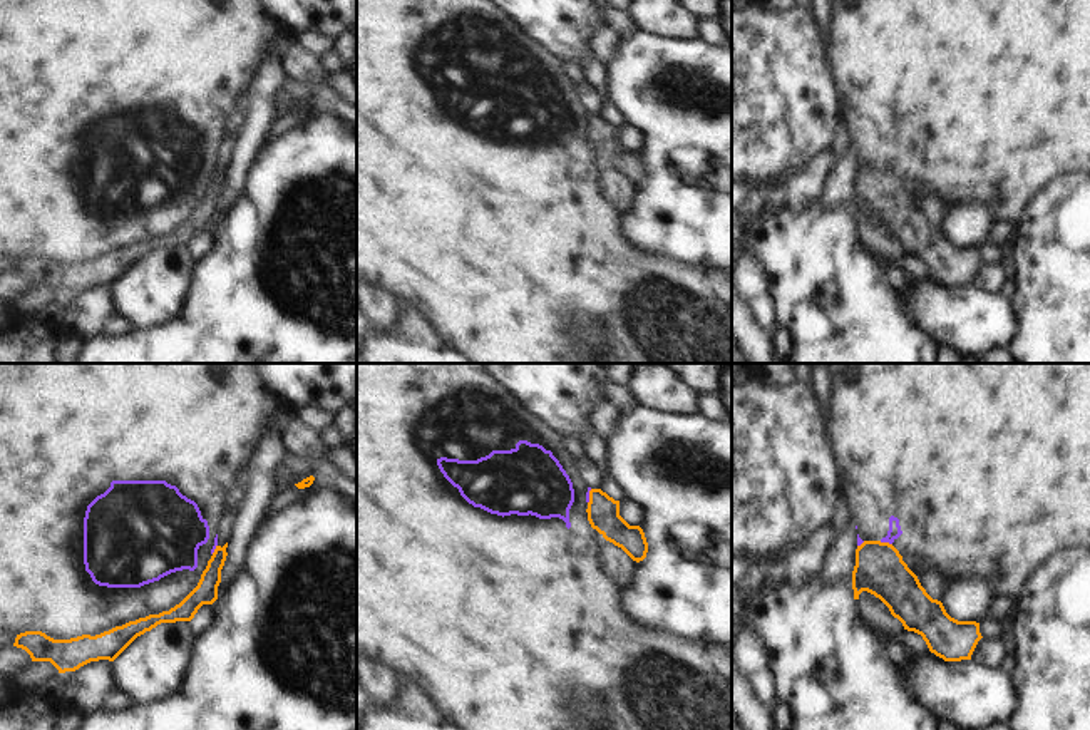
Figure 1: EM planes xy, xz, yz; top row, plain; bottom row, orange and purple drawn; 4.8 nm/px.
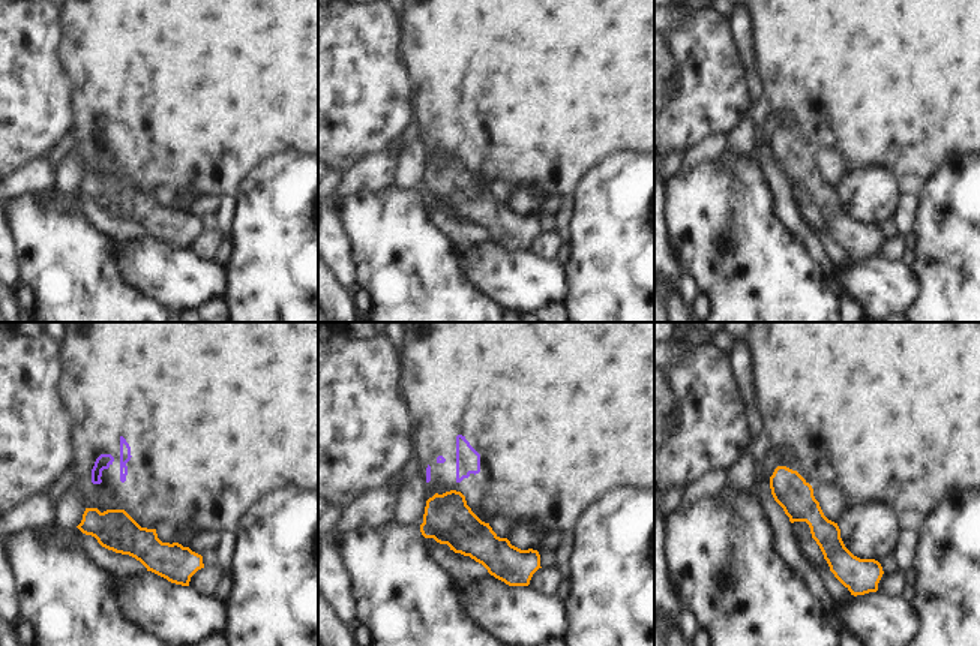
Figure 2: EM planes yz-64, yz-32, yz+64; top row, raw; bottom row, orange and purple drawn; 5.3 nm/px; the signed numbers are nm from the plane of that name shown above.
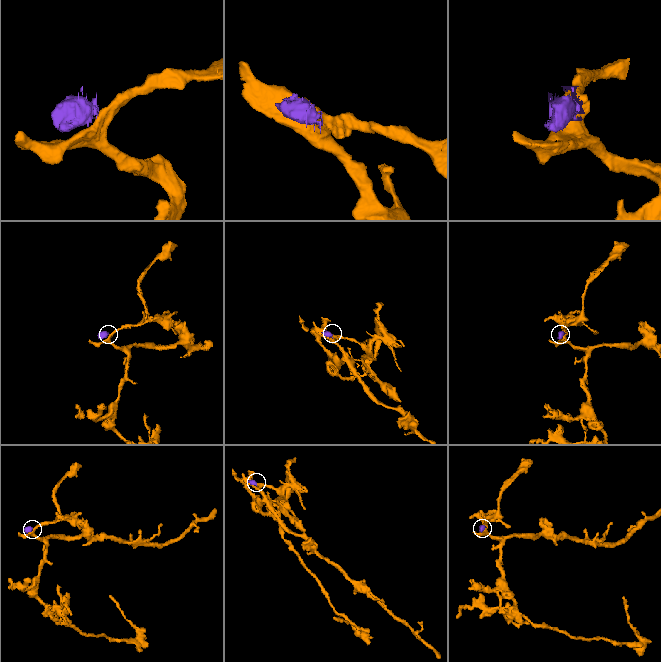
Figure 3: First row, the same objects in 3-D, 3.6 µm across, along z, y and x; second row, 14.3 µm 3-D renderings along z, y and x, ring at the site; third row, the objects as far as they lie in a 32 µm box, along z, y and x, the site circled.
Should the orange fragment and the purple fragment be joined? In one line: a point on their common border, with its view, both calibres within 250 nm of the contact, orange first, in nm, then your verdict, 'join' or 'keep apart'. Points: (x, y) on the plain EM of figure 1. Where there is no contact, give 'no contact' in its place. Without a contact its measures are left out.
contact yz (886, 168); calibres 240 and 70 nm; keep apart

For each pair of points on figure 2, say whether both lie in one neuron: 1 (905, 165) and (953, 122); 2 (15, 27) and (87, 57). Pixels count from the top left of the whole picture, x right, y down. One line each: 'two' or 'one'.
1: one
2: two

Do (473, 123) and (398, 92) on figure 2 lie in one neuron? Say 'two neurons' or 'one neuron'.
two neurons

